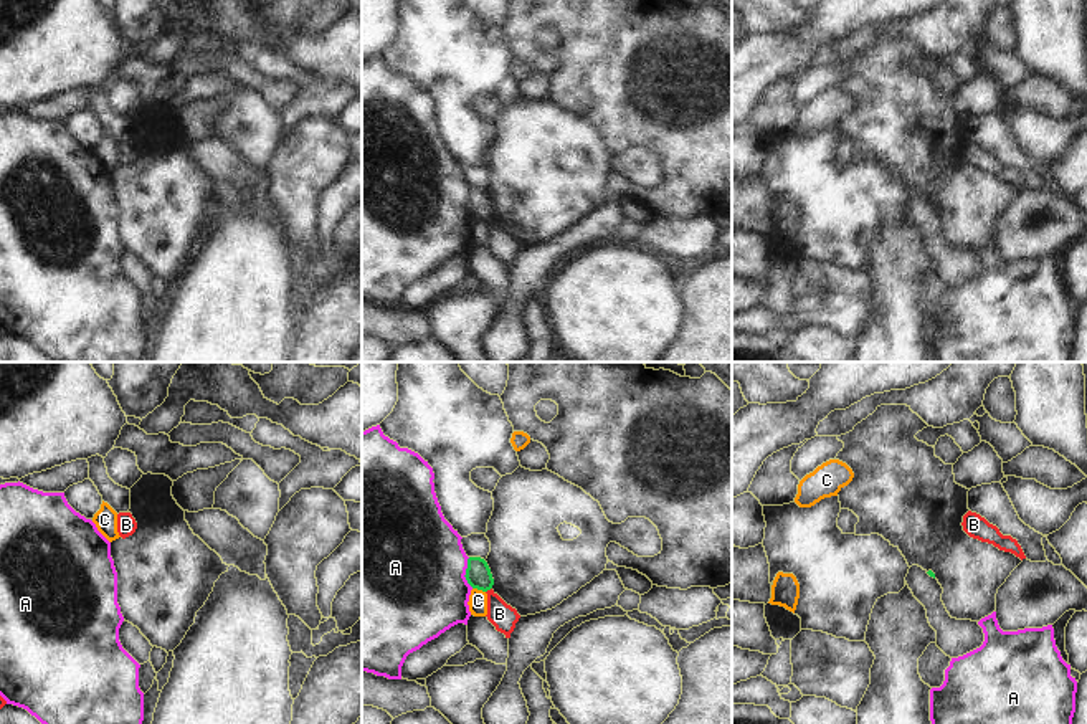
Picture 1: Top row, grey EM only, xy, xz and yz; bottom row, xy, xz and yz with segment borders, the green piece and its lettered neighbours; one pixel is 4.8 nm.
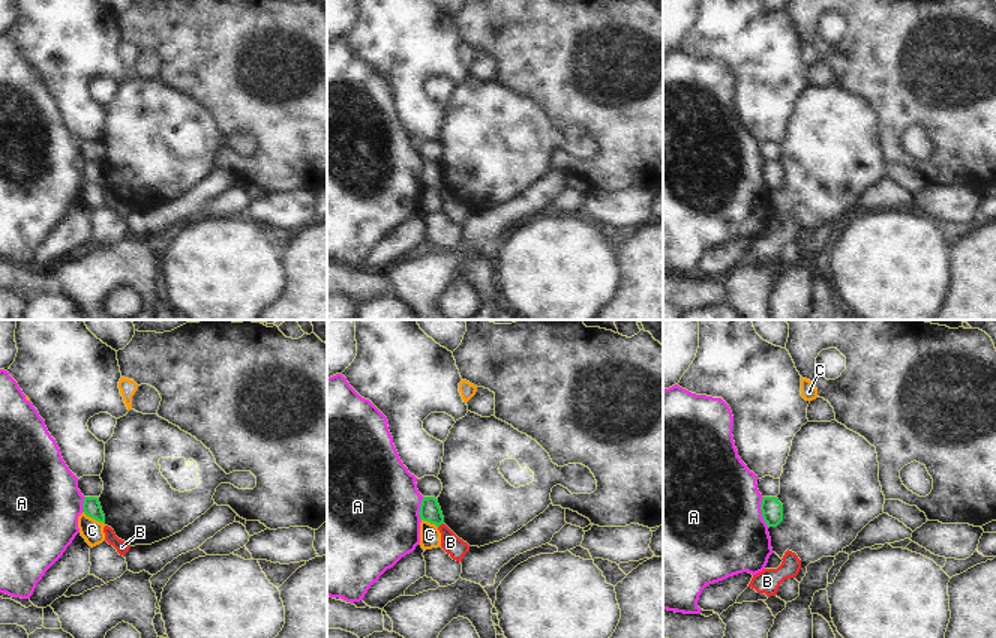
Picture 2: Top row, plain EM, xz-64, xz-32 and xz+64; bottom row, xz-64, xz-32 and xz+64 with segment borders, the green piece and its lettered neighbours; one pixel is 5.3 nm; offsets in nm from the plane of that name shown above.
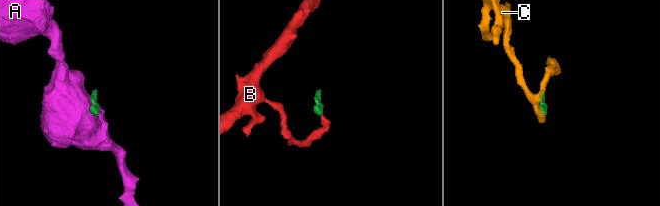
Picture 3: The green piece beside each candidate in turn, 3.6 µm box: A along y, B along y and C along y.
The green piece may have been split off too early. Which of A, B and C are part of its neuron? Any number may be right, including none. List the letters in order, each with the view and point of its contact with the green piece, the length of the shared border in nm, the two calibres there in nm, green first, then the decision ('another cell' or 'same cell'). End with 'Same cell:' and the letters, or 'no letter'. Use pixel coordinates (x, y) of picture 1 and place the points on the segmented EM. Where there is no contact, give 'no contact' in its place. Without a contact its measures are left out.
A: contact xz (466, 572); length 150 nm; calibres 130 and 480 nm; another cell
B: contact xz (488, 589); length 40 nm; calibres 130 and 120 nm; another cell
C: contact xz (479, 589); length 70 nm; calibres 130 and 100 nm; another cell
Same cell: no letter

